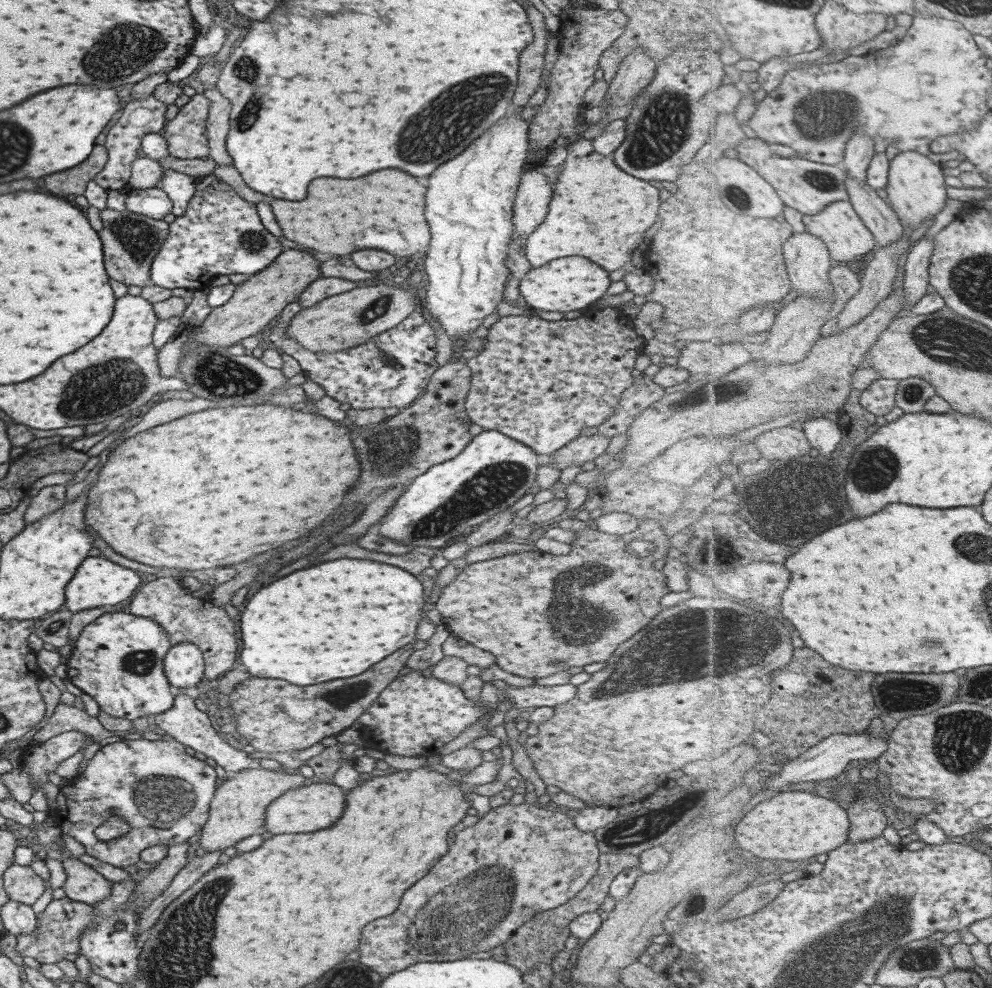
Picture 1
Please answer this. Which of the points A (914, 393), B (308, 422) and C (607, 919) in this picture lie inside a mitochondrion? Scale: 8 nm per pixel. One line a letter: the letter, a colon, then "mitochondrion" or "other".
A: mitochondrion
B: other
C: other

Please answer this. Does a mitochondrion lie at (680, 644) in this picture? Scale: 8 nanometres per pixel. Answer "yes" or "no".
yes

